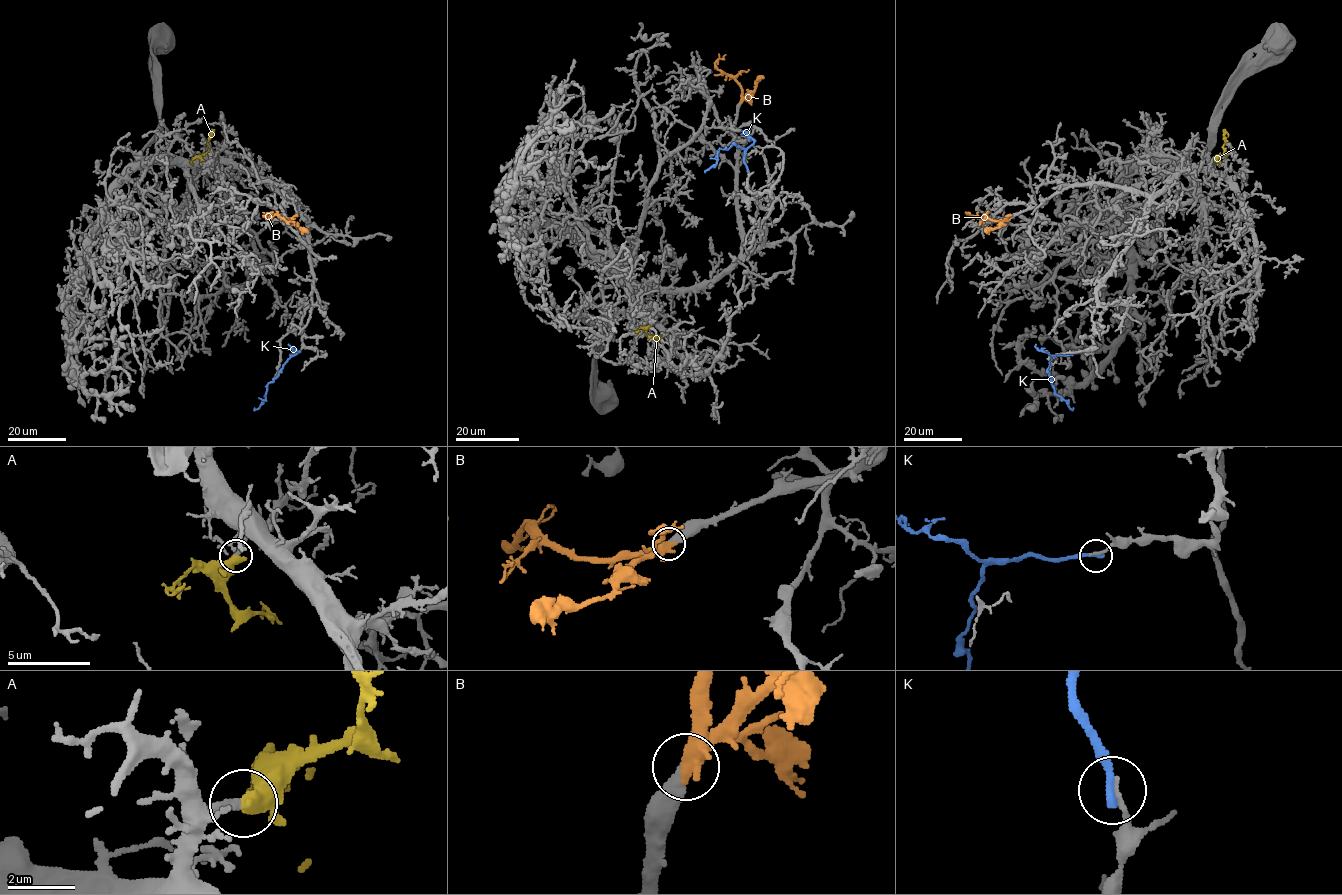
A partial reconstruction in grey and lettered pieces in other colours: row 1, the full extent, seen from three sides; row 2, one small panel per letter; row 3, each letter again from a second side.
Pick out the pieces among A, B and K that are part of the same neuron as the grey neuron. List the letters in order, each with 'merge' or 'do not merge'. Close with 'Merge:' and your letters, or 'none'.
A: merge
B: merge
K: do not merge
Merge: A, B

